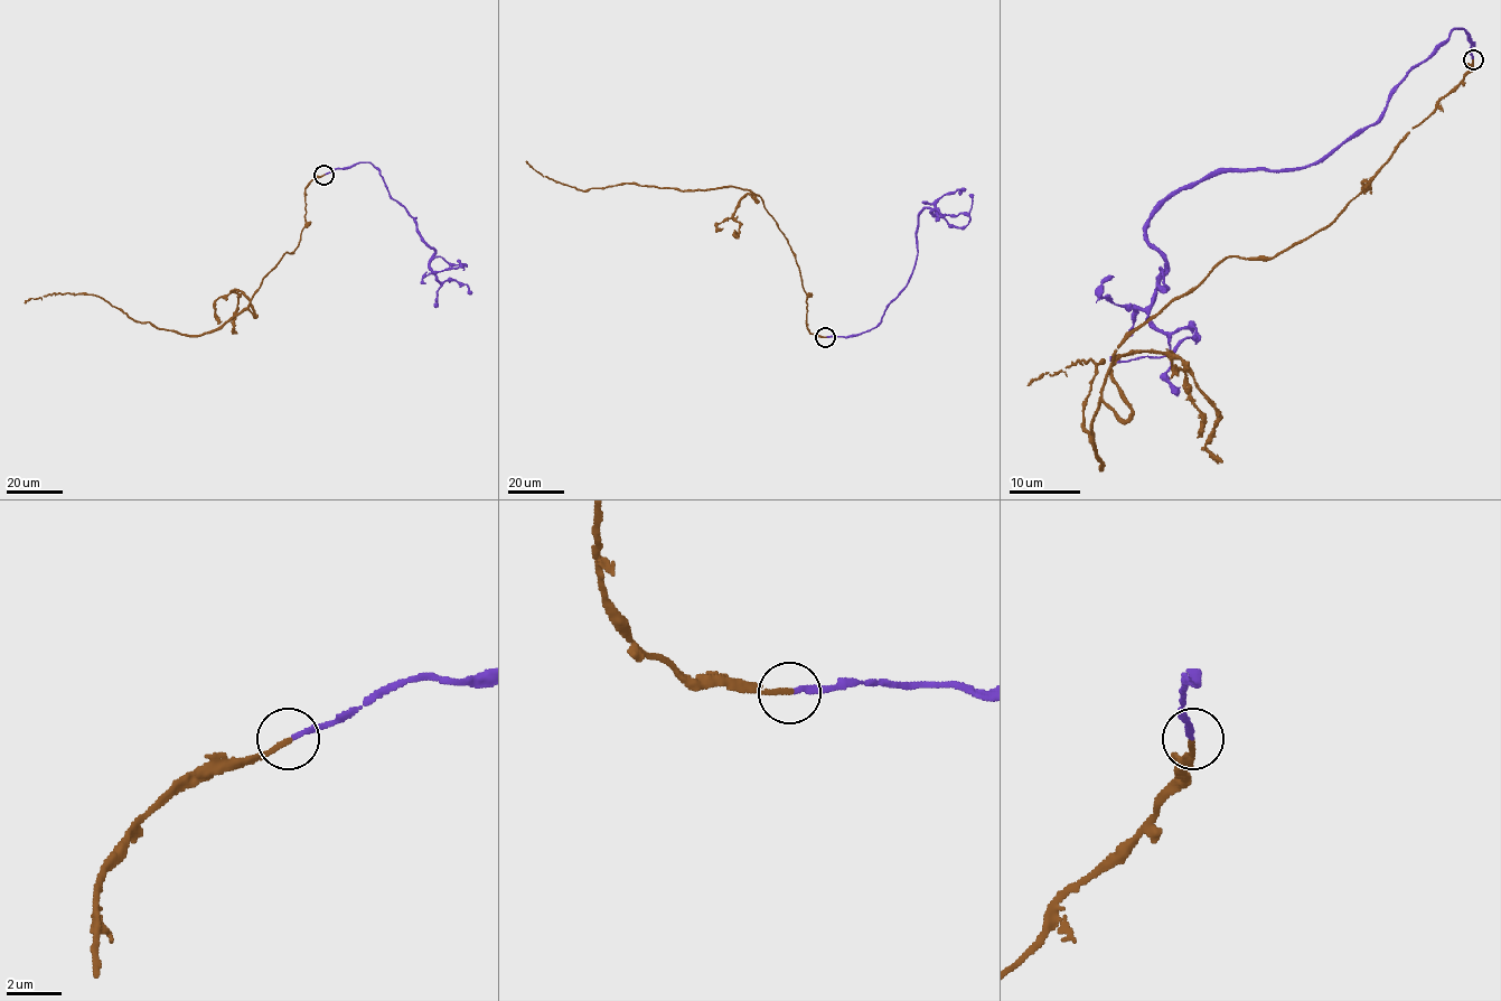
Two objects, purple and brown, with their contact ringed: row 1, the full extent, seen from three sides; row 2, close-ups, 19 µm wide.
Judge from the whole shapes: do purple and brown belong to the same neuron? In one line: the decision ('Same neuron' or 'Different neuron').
Same neuron

